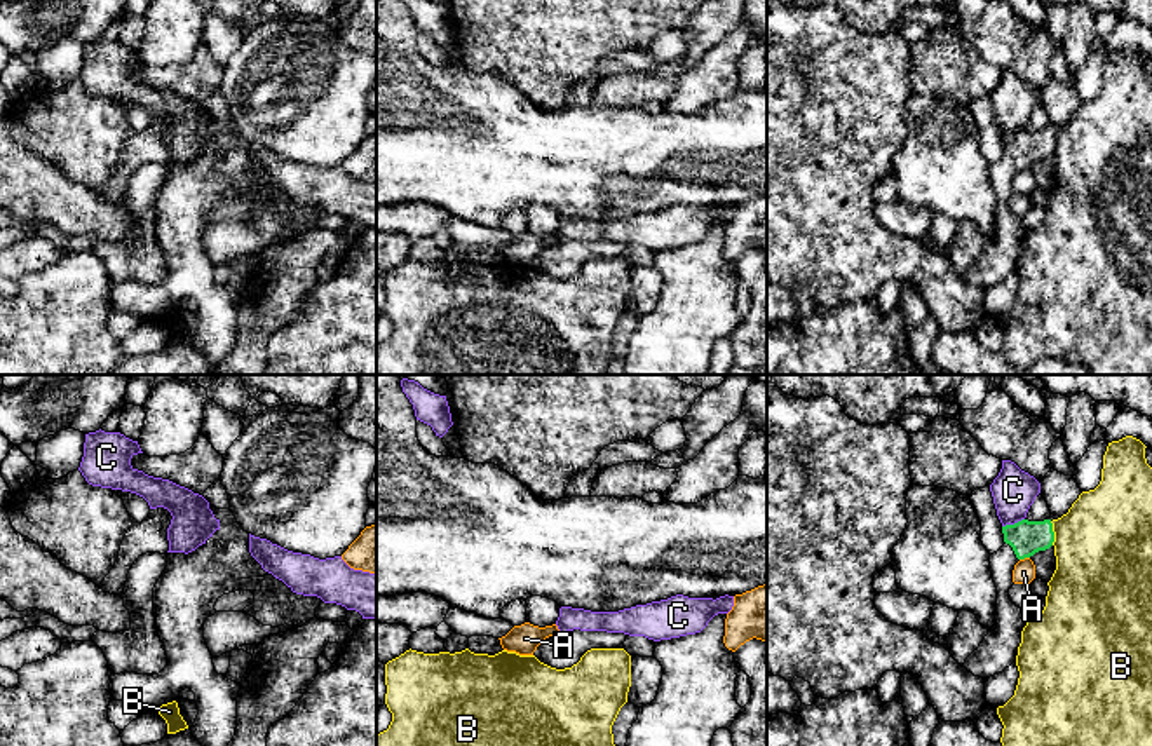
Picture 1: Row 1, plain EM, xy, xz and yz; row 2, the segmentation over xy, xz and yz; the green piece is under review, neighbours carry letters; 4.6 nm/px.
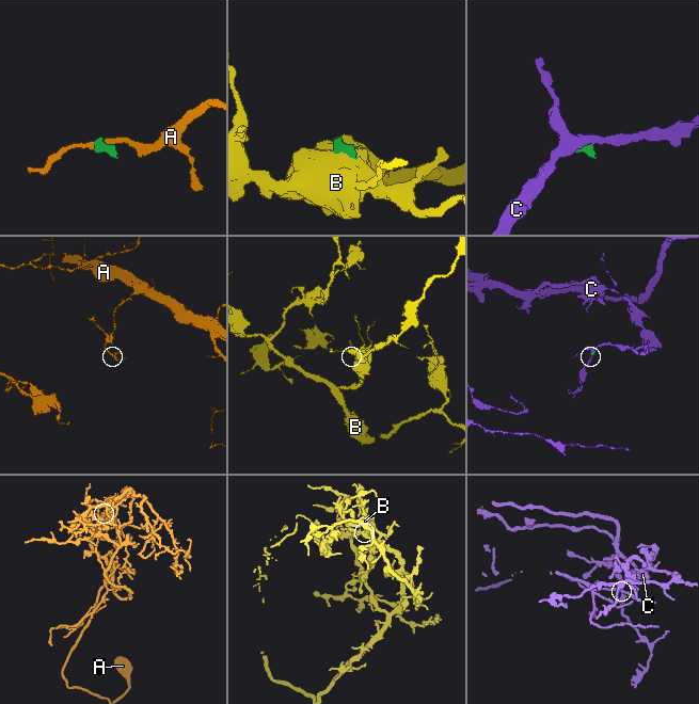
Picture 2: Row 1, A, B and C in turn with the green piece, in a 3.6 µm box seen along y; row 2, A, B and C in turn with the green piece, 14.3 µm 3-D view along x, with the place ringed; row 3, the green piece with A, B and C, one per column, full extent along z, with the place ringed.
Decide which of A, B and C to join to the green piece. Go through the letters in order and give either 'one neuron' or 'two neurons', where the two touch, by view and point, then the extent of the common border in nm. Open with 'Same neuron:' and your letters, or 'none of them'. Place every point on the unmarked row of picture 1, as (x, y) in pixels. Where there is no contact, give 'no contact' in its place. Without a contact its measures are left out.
Same neuron: none of them
A: two neurons; meets green in yz at (1023, 168); contact 50 nm long
B: two neurons; meets green in yz at (1053, 143); contact 110 nm long
C: two neurons; meets green in yz at (1015, 133); contact 110 nm long

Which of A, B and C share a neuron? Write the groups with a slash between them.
A / B / C

